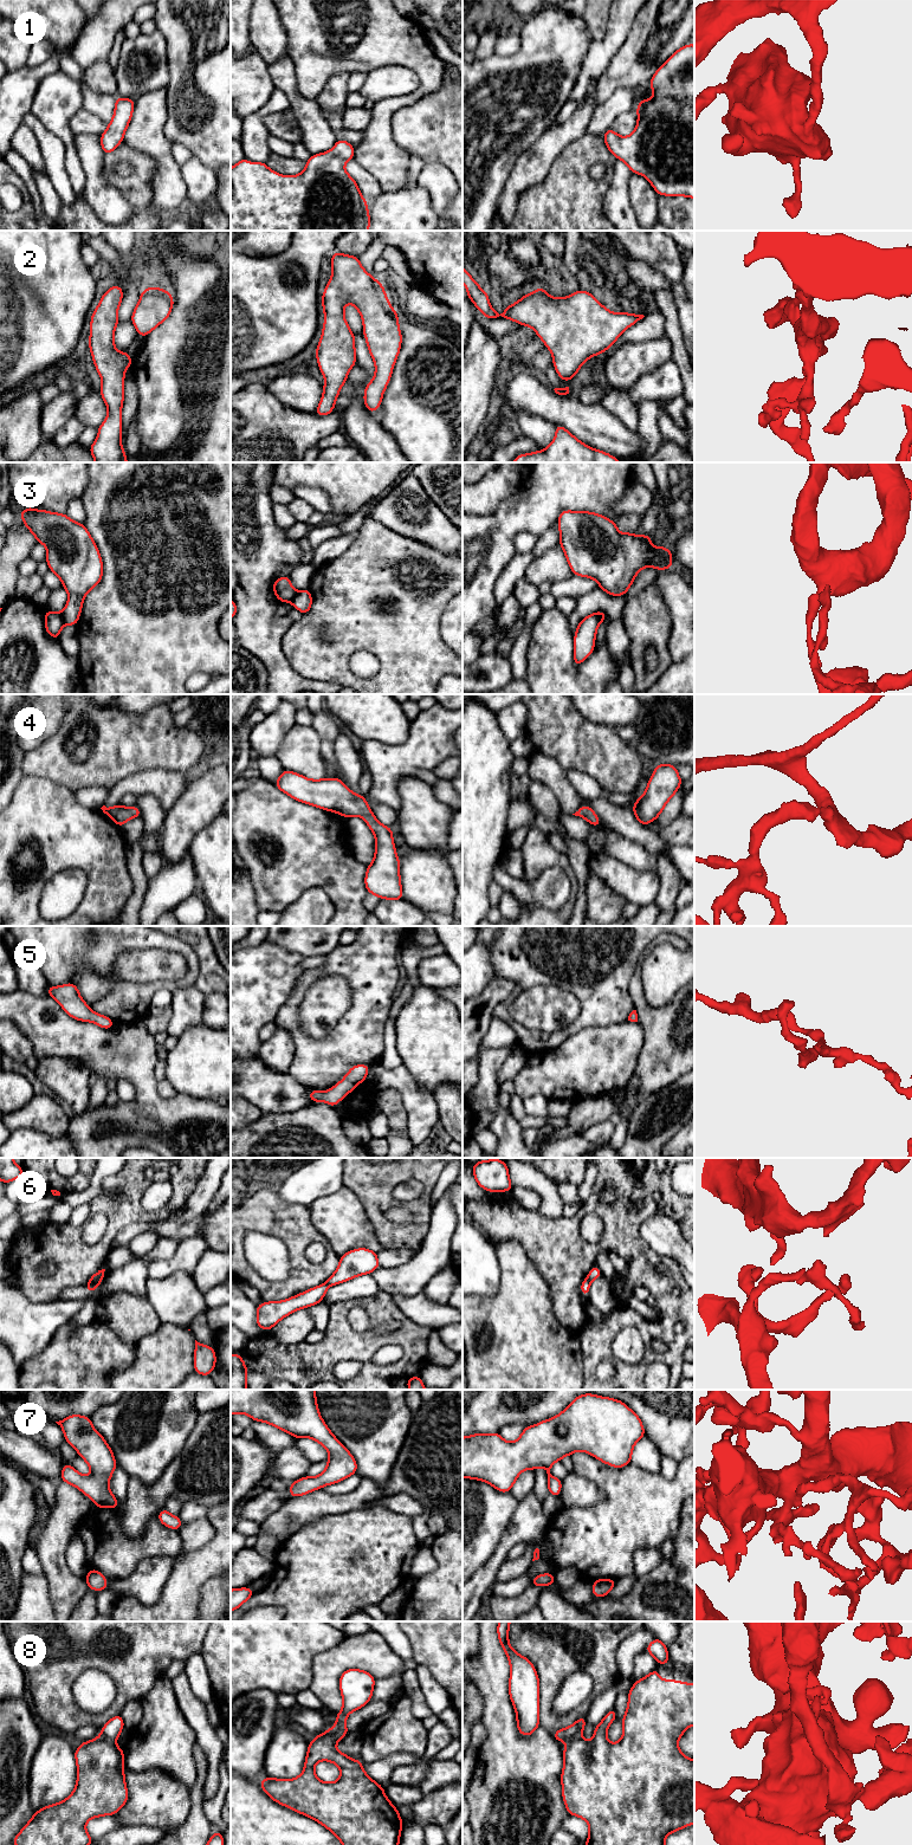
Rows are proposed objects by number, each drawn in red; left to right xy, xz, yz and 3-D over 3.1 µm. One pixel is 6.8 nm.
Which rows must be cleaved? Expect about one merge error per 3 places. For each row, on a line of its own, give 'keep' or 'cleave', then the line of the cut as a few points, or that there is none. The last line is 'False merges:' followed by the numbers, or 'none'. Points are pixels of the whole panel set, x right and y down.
1: keep | no cut
2: keep | no cut
3: cleave | xy (59, 613), (65, 623)
4: keep | no cut
5: keep | no cut
6: cleave | xy (103, 1273), (92, 1284), (88, 1286)
7: keep | no cut
8: cleave | xy (101, 1735), (114, 1742)
False merges: 3, 6, 8

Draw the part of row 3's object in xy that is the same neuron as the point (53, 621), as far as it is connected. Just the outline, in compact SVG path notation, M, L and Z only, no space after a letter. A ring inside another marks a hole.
M46 609L45 629L50 636L54 637L56 640L59 640L59 634L64 624L65 622L60 613L54 613Z

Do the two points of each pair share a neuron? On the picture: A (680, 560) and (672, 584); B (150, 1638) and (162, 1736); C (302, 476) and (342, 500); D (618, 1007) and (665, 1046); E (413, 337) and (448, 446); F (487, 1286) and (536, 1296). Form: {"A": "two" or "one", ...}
{"A": "two", "B": "two", "C": "one", "D": "two", "E": "one", "F": "two"}

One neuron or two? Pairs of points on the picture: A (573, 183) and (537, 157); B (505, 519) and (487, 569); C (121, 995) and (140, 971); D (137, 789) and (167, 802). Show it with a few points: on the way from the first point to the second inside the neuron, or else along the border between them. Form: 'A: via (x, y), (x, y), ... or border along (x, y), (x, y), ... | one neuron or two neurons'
A: border along (567, 144), (552, 163), (549, 173), (531, 187) | two neurons
B: via (497, 531), (487, 541), (487, 557) | one neuron
C: border along (159, 981), (149, 983), (112, 981), (107, 994) | two neurons
D: via (144, 789), (154, 789), (160, 795) | one neuron

